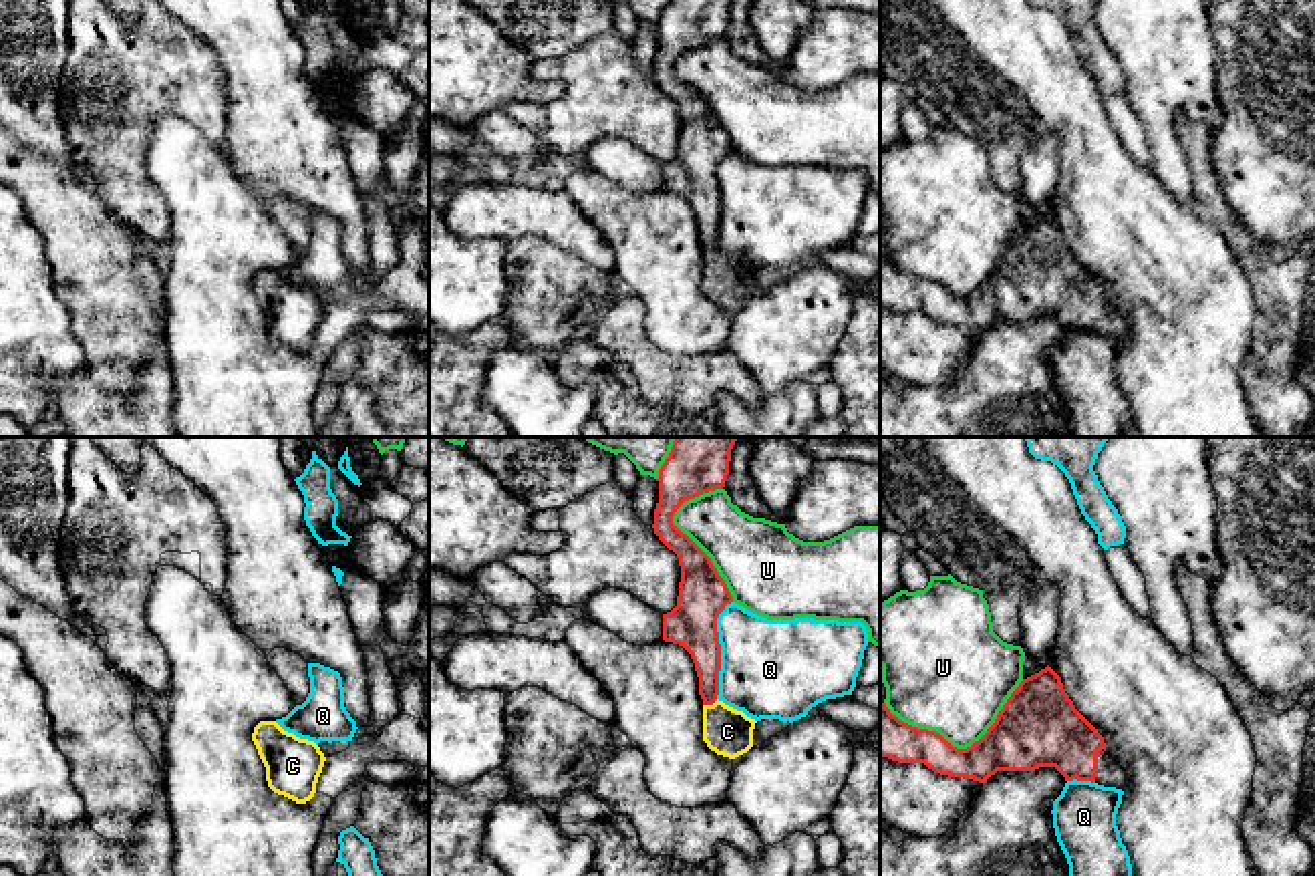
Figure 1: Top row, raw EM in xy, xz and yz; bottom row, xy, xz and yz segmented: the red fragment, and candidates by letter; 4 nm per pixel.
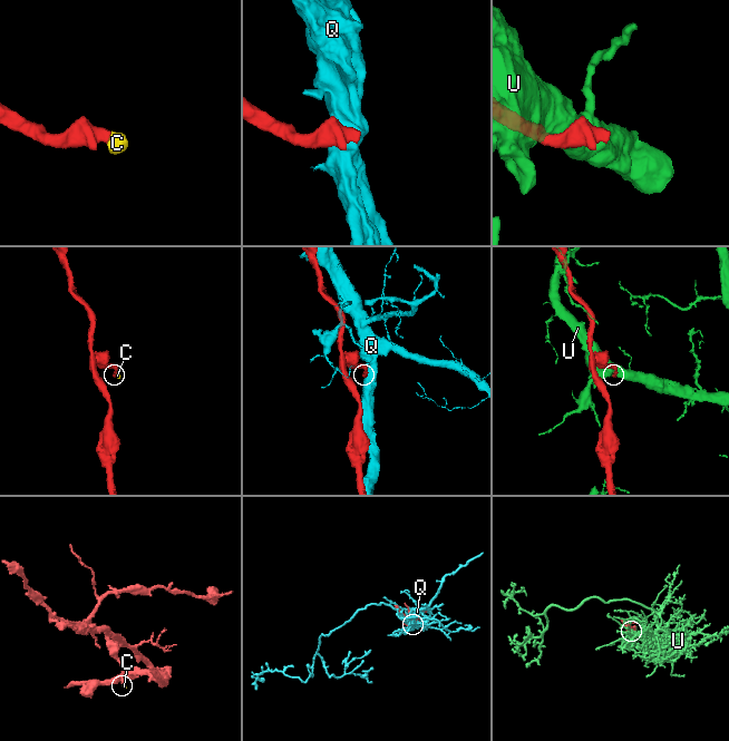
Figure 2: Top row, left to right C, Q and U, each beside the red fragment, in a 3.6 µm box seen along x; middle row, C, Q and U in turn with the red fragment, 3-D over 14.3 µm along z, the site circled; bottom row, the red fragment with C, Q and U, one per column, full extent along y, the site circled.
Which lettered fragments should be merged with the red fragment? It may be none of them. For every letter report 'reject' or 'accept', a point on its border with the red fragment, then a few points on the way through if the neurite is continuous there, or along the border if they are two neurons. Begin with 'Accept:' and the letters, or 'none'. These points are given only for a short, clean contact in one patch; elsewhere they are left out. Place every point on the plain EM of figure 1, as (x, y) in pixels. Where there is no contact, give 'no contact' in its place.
Accept: C
C: accept; contact xz (709, 252); way xz (701, 192), (707, 206), (709, 252), (727, 280)
Q: reject; contact xz (719, 198)
U: reject; contact yz (961, 299)

